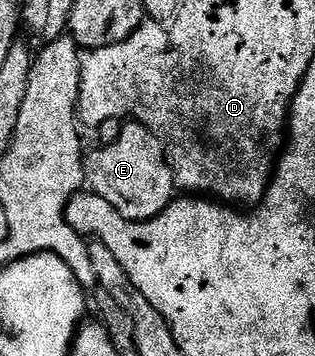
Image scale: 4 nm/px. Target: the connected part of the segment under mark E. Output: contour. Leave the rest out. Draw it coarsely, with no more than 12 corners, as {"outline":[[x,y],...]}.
{"outline":[[128,123],[87,154],[86,185],[131,221],[174,200],[159,139]]}

